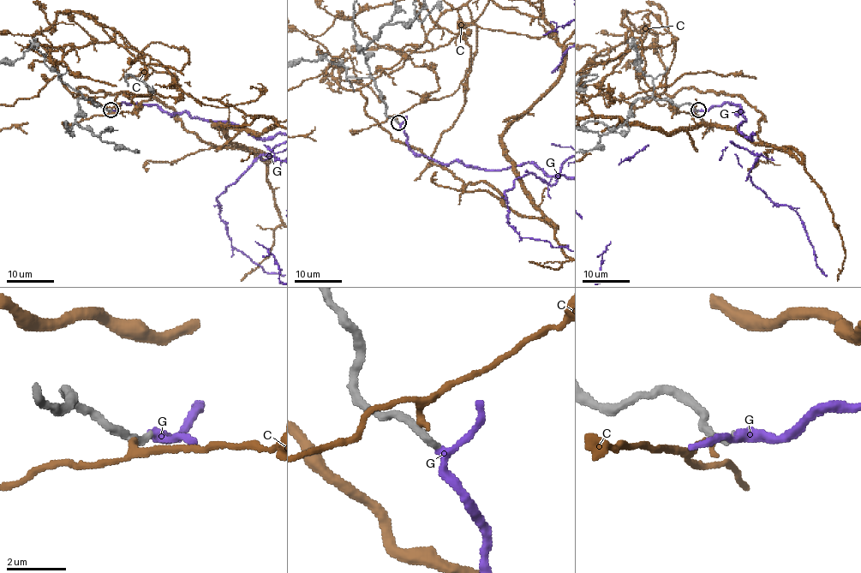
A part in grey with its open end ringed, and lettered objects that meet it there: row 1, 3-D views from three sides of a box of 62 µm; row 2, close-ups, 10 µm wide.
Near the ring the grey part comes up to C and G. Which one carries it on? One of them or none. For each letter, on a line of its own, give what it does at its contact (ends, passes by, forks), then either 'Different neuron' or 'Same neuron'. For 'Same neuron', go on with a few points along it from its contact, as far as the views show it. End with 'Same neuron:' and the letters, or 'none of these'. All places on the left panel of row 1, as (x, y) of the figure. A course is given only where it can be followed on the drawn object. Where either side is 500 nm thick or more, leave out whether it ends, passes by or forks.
C: It passes by. Different neuron
G: It passes by. Same neuron
Same neuron: G

